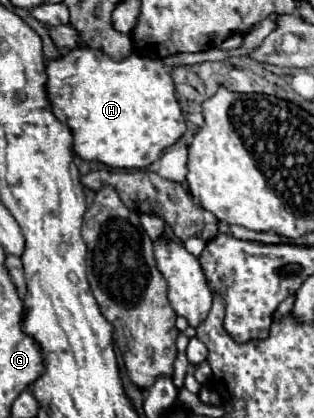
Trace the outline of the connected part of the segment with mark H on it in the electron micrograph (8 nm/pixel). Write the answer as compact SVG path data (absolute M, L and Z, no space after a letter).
M79 46L65 56L45 62L47 100L59 122L73 132L73 150L81 160L101 162L109 168L143 170L155 162L167 146L173 146L185 132L185 118L175 98L173 78L161 58L131 54L121 62L111 60L103 50Z

